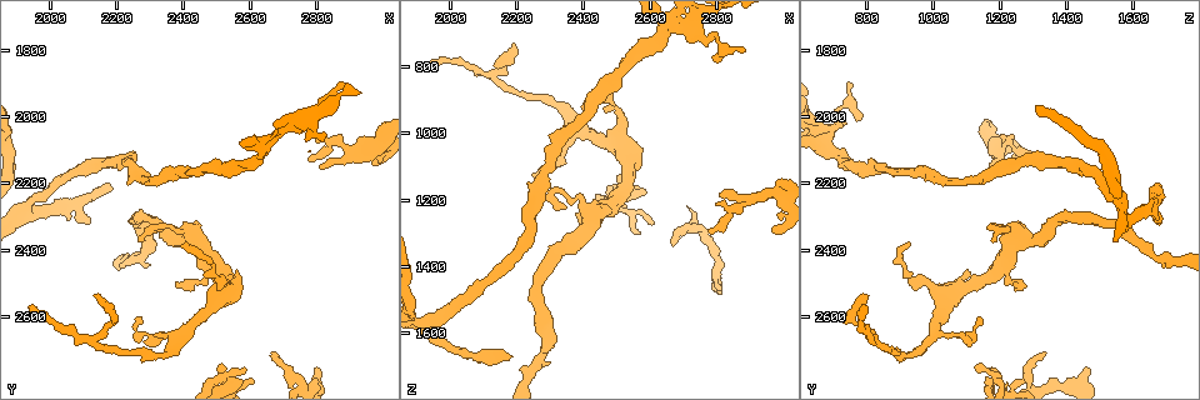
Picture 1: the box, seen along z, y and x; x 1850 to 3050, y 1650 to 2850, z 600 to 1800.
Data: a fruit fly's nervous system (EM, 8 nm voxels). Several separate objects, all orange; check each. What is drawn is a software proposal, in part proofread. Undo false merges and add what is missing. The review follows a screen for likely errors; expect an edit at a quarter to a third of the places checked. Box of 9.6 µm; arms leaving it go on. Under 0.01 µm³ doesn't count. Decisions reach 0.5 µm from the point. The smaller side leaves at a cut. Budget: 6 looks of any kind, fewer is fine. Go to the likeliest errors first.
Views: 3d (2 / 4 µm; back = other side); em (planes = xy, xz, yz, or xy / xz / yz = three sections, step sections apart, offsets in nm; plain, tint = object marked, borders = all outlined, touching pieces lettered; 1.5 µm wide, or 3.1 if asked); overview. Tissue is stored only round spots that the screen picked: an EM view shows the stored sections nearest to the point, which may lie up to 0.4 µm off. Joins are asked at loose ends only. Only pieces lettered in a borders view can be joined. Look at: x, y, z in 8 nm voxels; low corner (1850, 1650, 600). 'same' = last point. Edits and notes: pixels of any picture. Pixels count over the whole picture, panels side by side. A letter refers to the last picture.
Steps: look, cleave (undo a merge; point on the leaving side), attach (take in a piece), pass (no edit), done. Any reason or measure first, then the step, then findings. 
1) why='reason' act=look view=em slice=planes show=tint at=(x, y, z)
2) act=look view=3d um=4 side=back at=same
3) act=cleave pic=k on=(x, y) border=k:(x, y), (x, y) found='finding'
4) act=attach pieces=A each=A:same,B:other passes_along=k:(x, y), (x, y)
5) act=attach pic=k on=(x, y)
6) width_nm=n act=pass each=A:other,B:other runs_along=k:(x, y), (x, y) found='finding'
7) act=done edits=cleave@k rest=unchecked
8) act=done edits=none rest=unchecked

why='tapers out' act=look view=3d um=4 at=(2970, 2150, 1300)

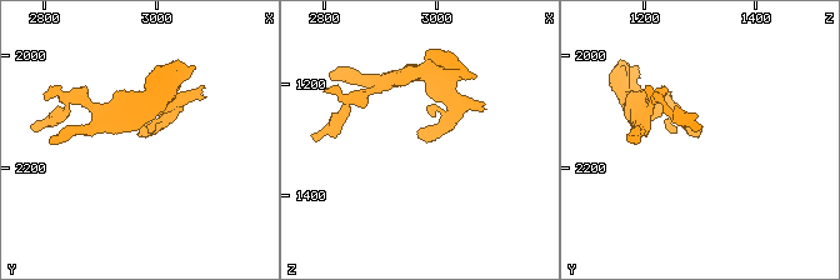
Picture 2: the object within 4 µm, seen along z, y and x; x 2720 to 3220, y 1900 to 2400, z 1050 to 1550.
why='shape alone is not enough' act=look view=em slice=planes show=borders at=(2975, 2145, 1295)

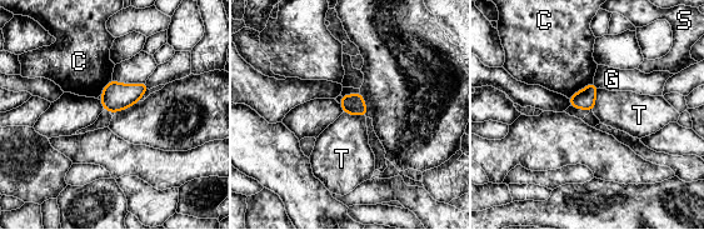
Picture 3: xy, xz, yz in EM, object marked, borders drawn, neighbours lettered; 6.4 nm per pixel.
width_nm=130 act=pass each=C:other,G:other,S:other,T:other border=3:(599, 88), (593, 111) found='no lettered piece goes on from it'

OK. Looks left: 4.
why='tapers out' act=look view=em slice=planes show=borders at=(2130, 2530, 790)

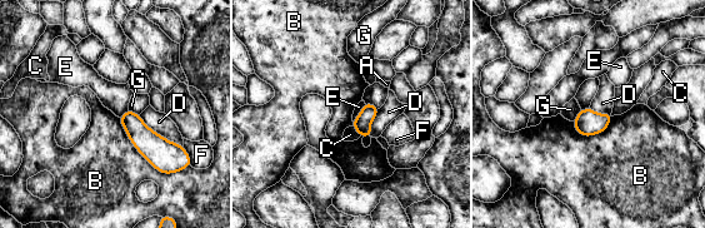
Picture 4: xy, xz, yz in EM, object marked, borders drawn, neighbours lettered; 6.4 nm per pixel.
act=pass each=A:other,B:other,C:other,D:other,E:other,F:other,G:other found='no lettered piece goes on from it'

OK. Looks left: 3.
act=look view=3d um=2 at=(2190, 2210, 1680)

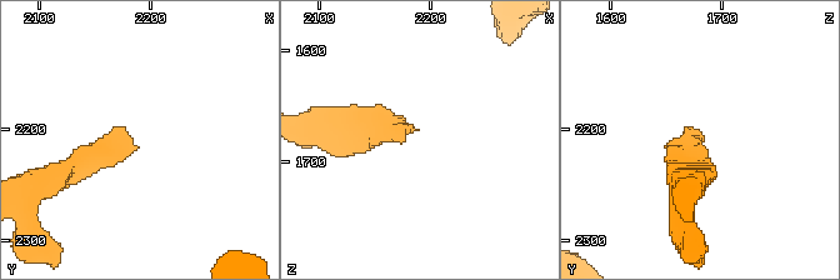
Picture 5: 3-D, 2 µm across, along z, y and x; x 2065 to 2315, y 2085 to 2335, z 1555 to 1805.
act=look view=em slice=planes show=plain at=(2184, 2218, 1672)

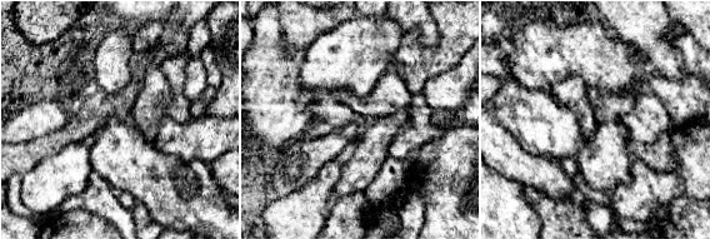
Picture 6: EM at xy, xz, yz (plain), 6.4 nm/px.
why='what lies round it' act=look view=em slice=planes show=borders at=same

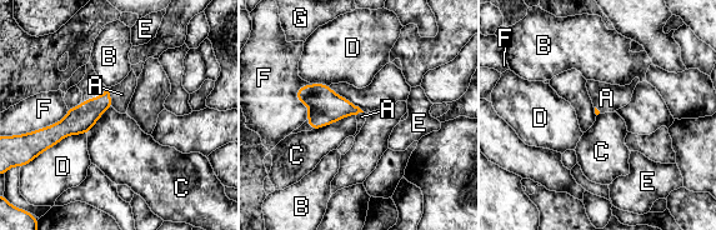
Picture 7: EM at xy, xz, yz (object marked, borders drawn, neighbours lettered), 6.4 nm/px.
act=attach pieces=A each=A:same,B:other,C:other,D:other,E:other,F:other,G:other passes_along=7:(80, 119), (110, 98), (121, 94) found='the neuron continues'

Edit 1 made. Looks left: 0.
act=done edits=attach@7 rest=unchecked

